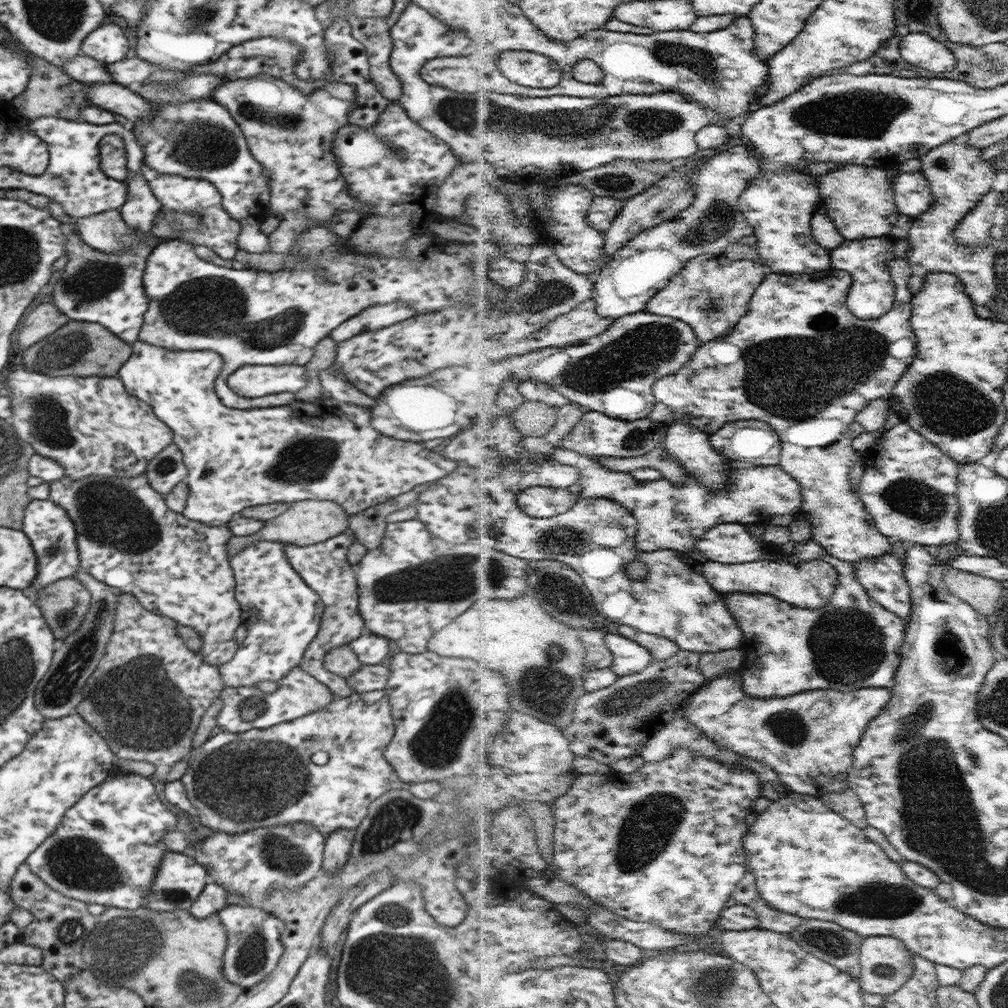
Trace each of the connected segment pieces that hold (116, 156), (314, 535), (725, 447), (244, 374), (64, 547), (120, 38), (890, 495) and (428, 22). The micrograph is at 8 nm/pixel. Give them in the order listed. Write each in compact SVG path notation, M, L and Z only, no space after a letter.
M116 134L108 135L100 141L100 158L104 174L112 179L124 181L128 177L126 147L124 141Z
M302 500L291 503L286 512L268 520L265 527L261 528L256 534L251 534L250 536L233 536L228 541L227 554L230 558L251 542L258 541L310 546L347 532L348 528L349 515L339 504L328 500Z
M752 419L730 422L716 434L711 434L713 445L739 464L776 466L783 460L783 438L769 422Z
M246 364L226 381L236 394L258 398L284 392L296 394L308 384L308 375L305 365Z
M31 499L25 508L21 531L30 539L39 566L39 574L28 588L28 592L25 591L26 594L31 597L40 594L42 588L46 588L60 579L71 577L76 571L81 570L76 527L66 510L55 502L50 499Z
M103 24L95 28L81 46L81 54L92 57L100 63L115 63L126 59L130 50L123 29L115 24Z
M902 420L883 433L876 444L866 451L865 463L867 467L859 495L885 535L890 538L898 536L899 540L907 545L942 546L959 540L959 522L962 516L958 485L960 464L944 454L936 443L924 438L919 430Z
M410 3L404 12L400 15L400 18L396 21L396 24L391 28L391 37L393 40L393 49L390 55L389 65L391 66L392 72L396 74L398 80L402 83L402 94L396 101L404 111L406 115L420 126L424 130L428 130L429 134L443 141L454 154L461 160L461 162L481 162L482 164L492 164L496 166L496 169L500 172L500 175L504 175L504 178L508 178L511 185L518 187L529 186L533 184L548 184L551 180L561 178L562 180L566 177L570 177L588 170L599 169L601 166L610 164L620 159L628 160L643 160L643 161L675 161L680 163L681 161L687 160L689 156L694 156L699 148L697 143L697 136L700 130L712 126L722 125L724 114L720 114L718 110L710 110L708 106L704 106L704 103L697 101L694 97L689 97L680 91L666 91L658 94L625 94L618 96L609 96L606 98L596 97L569 97L568 95L554 95L551 97L534 97L534 96L518 96L516 94L504 94L504 93L493 93L490 92L479 92L479 93L462 93L442 88L441 86L428 84L421 77L421 68L423 64L429 61L429 59L435 59L438 57L449 57L453 54L455 56L463 56L464 54L470 54L473 49L476 49L476 40L469 38L466 31L454 30L447 24L440 22L437 18L434 18L427 10L416 6L414 3Z

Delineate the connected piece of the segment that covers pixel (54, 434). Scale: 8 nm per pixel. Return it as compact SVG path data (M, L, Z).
M18 361L18 368L5 379L10 390L10 421L17 435L34 449L36 454L55 460L64 469L65 476L80 480L94 474L130 478L145 474L148 462L173 442L173 432L143 400L128 394L117 377L88 375L46 376L30 372Z

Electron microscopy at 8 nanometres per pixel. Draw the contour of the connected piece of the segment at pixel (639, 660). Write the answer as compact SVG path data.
M608 634L608 646L612 648L615 655L613 669L620 677L638 674L655 661L652 651L637 640L632 640L622 634Z

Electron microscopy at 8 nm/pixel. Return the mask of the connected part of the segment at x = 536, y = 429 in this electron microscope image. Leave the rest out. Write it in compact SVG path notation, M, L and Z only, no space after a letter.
M526 400L512 417L526 437L547 437L559 421L559 410L545 402Z

